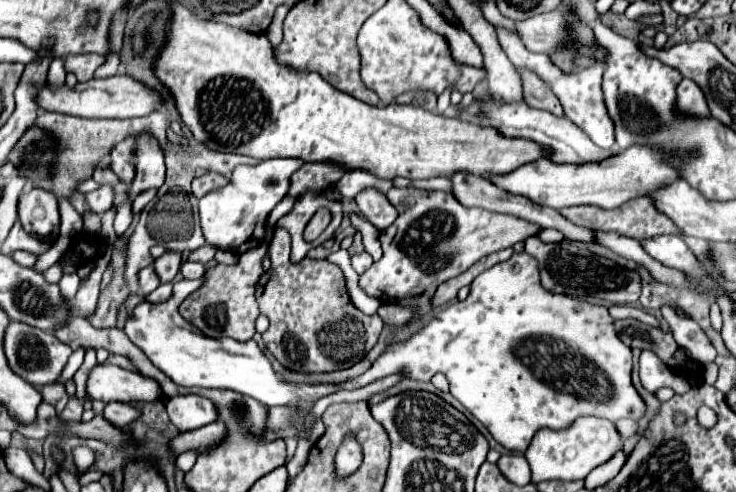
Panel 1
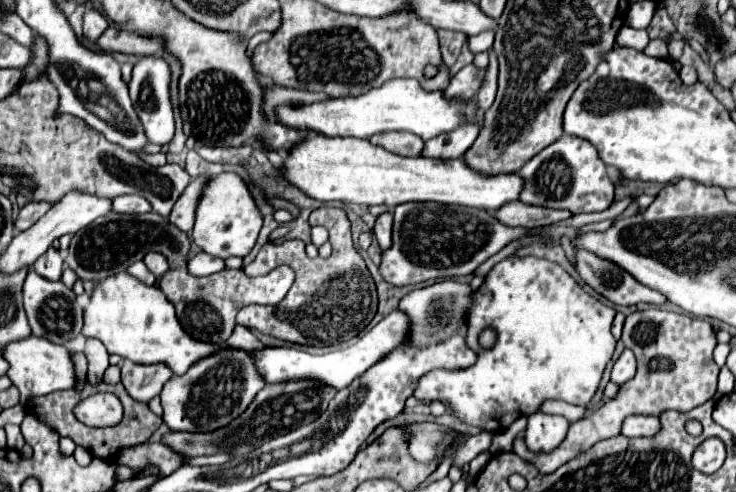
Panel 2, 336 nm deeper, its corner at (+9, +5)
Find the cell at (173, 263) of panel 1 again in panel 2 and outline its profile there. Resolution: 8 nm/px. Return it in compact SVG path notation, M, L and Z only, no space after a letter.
M198 176L194 178L188 188L182 192L180 200L174 204L174 210L170 214L170 220L172 224L176 224L180 230L184 232L190 232L192 226L194 226L194 214L196 214L196 206L198 206L198 200L202 196L202 190L208 182L208 176Z

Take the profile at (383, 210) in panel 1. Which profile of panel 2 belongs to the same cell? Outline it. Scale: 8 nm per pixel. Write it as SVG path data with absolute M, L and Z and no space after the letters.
M382 214L376 220L374 236L376 236L382 250L388 250L392 246L392 214Z

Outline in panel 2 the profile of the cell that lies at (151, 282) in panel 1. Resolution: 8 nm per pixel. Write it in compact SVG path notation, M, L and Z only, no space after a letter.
M148 252L148 254L144 256L144 264L148 266L148 270L150 270L156 278L160 278L160 276L168 270L168 262L166 262L164 256L158 254L158 252Z

